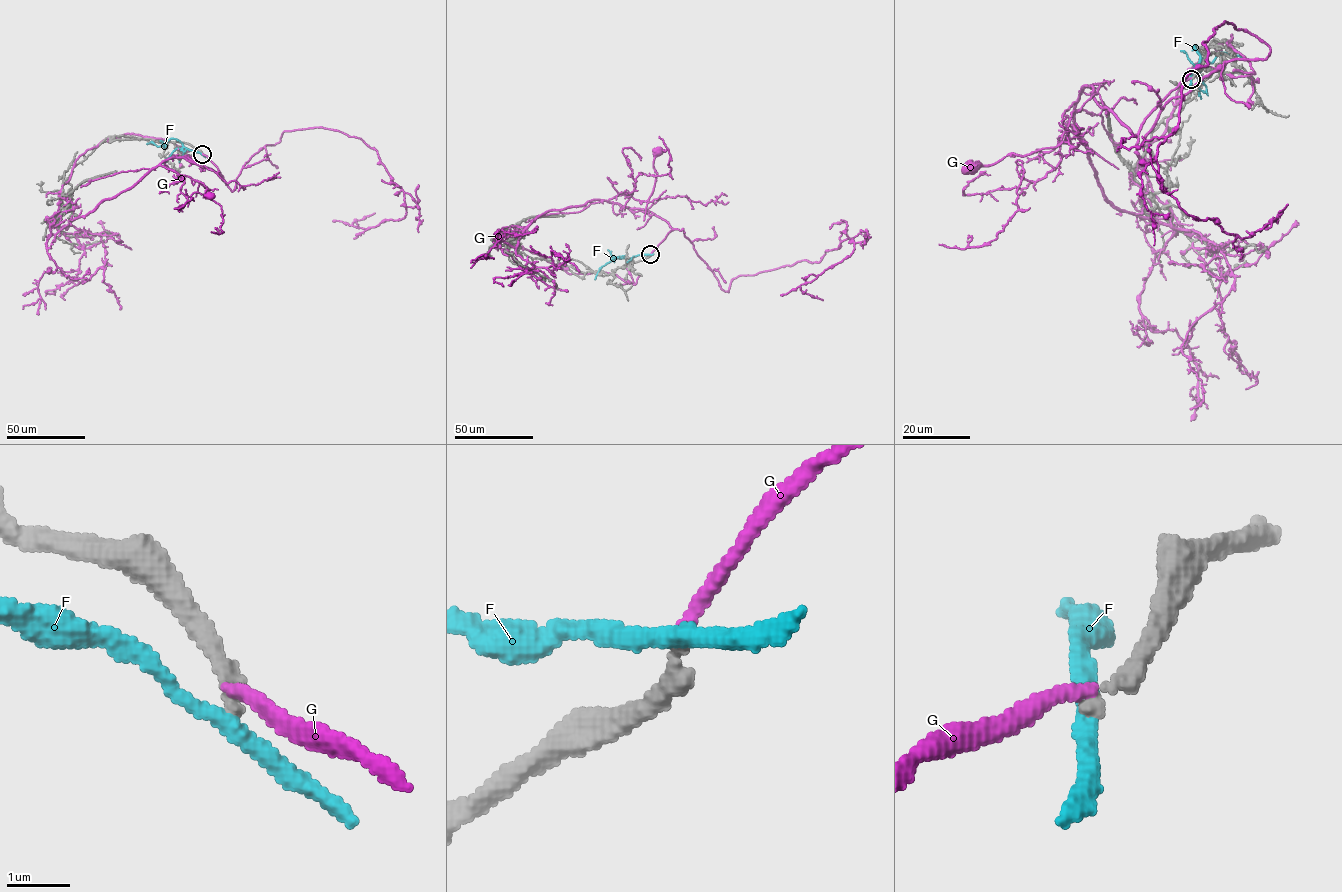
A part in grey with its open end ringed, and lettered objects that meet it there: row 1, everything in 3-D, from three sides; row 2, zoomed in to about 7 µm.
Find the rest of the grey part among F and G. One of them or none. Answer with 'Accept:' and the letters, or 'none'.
Accept: none

